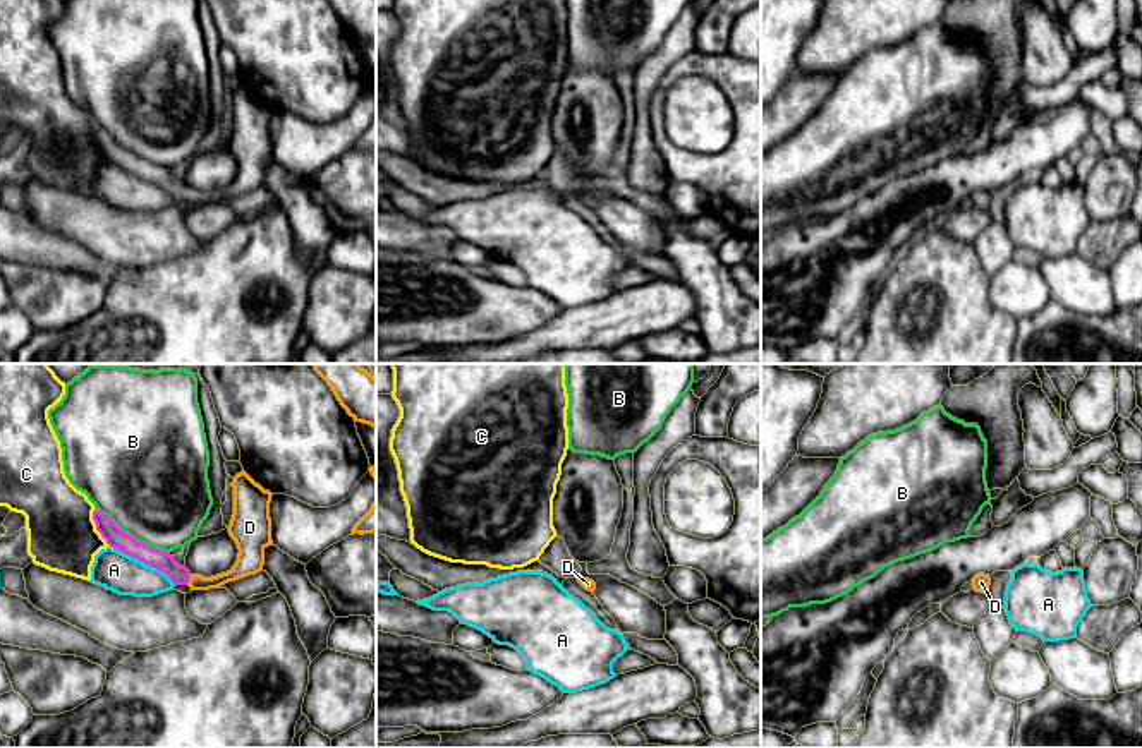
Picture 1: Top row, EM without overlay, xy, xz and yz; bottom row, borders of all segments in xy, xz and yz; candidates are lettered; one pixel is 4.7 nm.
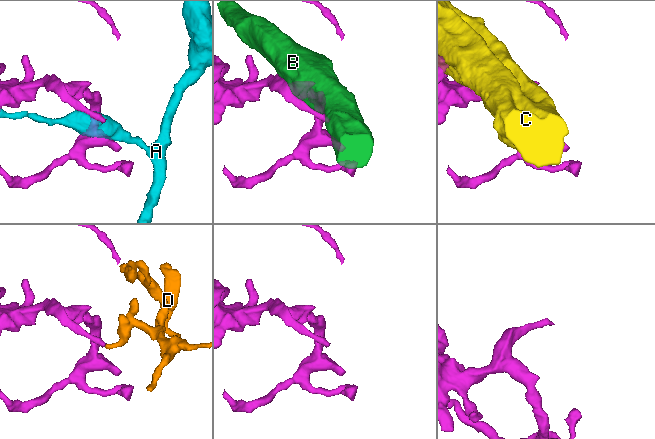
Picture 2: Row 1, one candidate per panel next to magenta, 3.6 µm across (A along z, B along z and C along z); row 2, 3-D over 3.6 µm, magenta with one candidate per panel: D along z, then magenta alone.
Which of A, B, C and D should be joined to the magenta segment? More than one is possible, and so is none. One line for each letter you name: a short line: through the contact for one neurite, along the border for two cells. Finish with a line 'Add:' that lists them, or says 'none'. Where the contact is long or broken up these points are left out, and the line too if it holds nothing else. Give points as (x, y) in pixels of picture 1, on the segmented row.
D: Line: xy (155, 558), (188, 580), (217, 582), (239, 570)
Add: D

